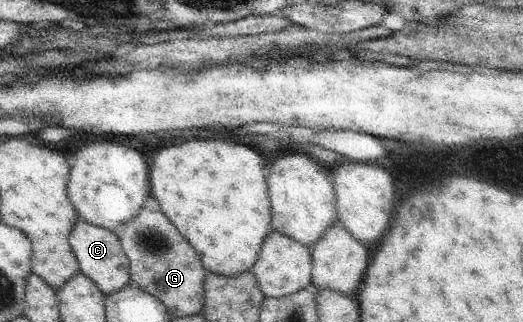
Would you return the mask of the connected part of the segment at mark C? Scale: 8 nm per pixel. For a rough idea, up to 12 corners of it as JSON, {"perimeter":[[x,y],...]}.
{"perimeter":[[78,217],[79,272],[114,294],[131,284],[118,235]]}

